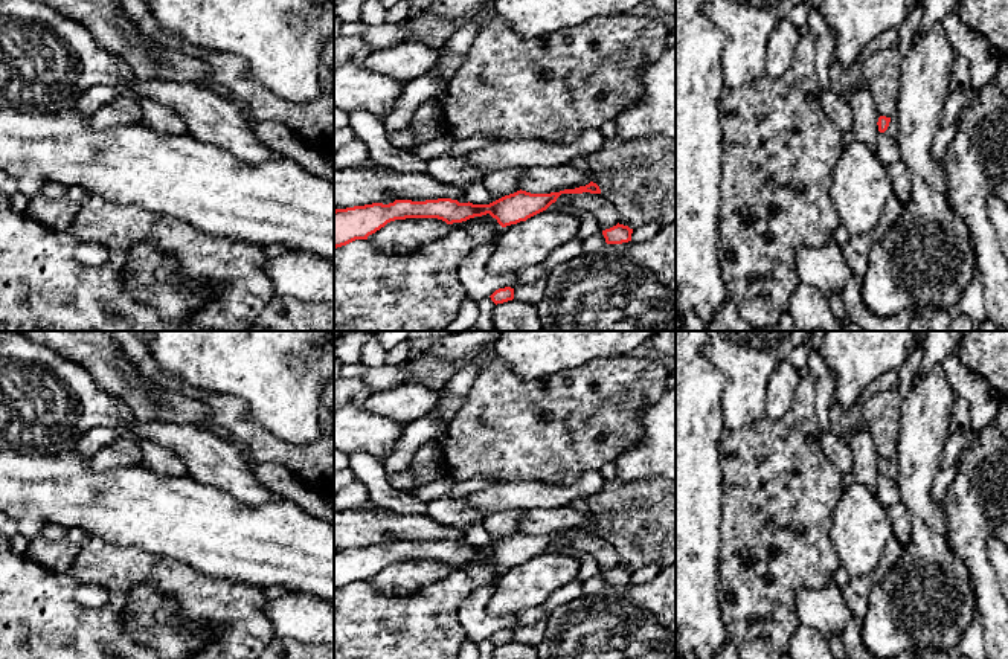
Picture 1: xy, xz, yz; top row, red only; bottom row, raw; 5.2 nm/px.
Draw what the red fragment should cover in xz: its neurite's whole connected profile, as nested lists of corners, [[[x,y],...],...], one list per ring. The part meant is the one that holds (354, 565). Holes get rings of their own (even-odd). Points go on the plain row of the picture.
[[[596,525],[551,535],[517,532],[490,546],[459,545],[451,540],[425,543],[395,542],[393,545],[372,545],[334,552],[334,590],[355,581],[368,581],[387,564],[406,560],[438,560],[447,566],[462,564],[490,555],[502,569],[526,563],[546,552],[561,535],[601,535]]]

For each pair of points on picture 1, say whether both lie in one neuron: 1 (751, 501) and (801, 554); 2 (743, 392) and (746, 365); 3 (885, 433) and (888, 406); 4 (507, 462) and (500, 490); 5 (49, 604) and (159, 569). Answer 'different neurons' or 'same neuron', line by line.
1: same neuron
2: same neuron
3: same neuron
4: different neurons
5: same neuron

